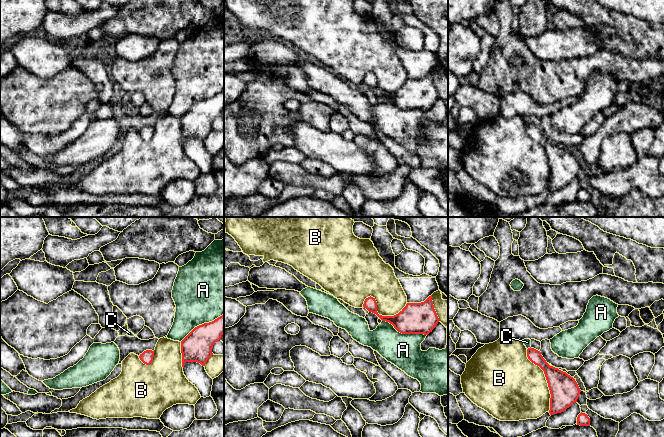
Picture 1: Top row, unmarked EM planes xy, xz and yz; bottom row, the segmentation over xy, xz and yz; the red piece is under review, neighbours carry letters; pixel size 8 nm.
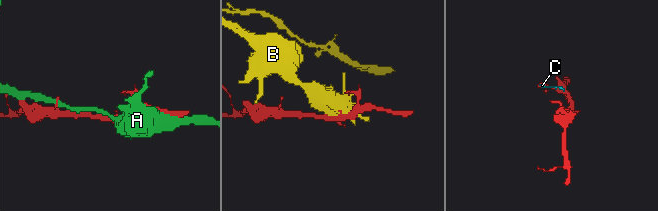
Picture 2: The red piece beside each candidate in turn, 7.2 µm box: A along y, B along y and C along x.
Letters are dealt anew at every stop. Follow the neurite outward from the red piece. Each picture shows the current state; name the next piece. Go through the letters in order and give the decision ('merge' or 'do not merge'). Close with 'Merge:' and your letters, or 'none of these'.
A: do not merge
B: do not merge
C: do not merge
Merge: none of these

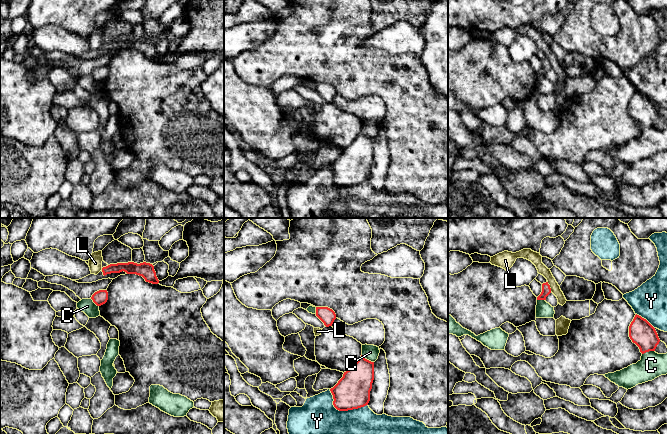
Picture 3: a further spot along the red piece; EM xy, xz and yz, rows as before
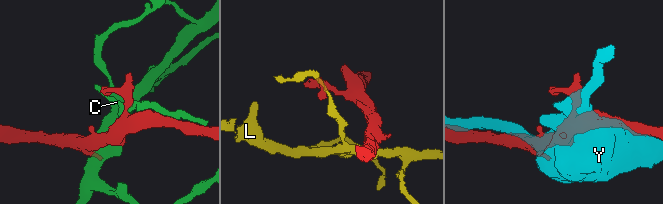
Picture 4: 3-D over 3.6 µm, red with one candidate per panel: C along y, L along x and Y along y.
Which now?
C: do not merge
L: do not merge
Y: do not merge
Merge: none of these

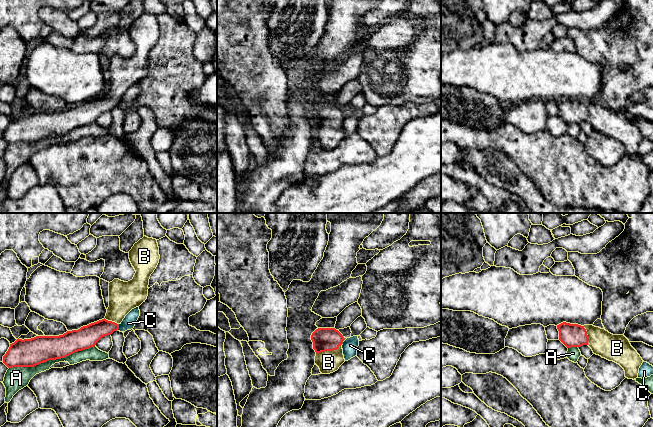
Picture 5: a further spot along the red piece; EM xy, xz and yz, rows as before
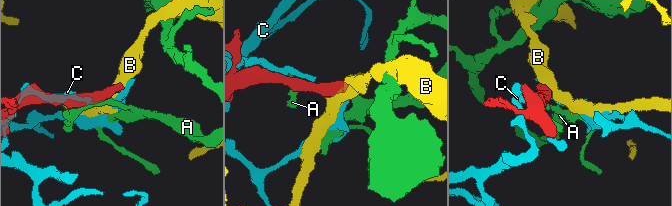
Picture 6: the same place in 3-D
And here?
A: do not merge
B: merge
C: do not merge
Merge: B

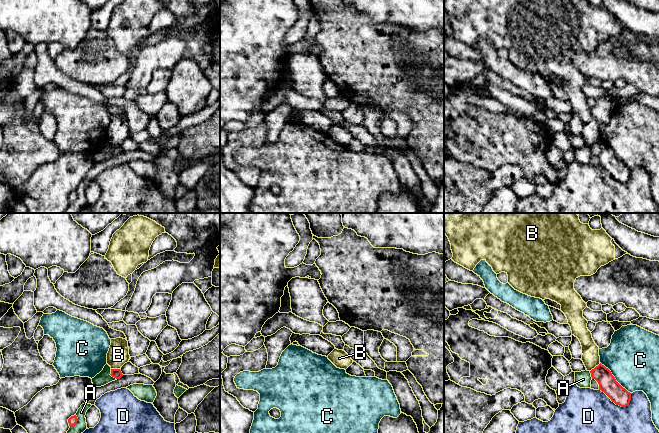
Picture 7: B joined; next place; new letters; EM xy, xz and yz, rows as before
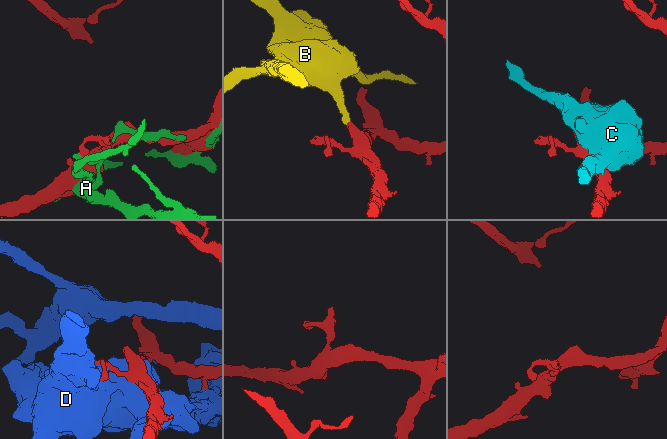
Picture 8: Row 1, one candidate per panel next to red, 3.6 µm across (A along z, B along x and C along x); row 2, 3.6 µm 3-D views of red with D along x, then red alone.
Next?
A: do not merge
B: do not merge
C: do not merge
D: do not merge
Merge: none of these

